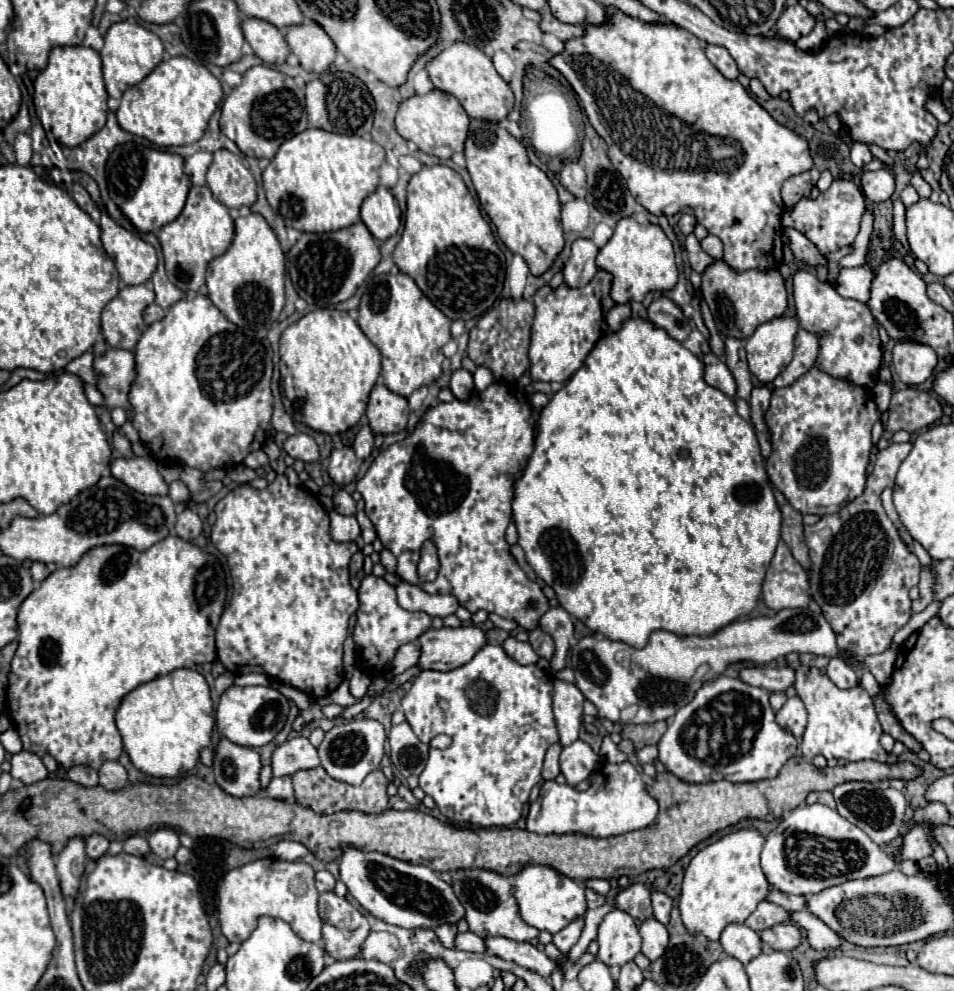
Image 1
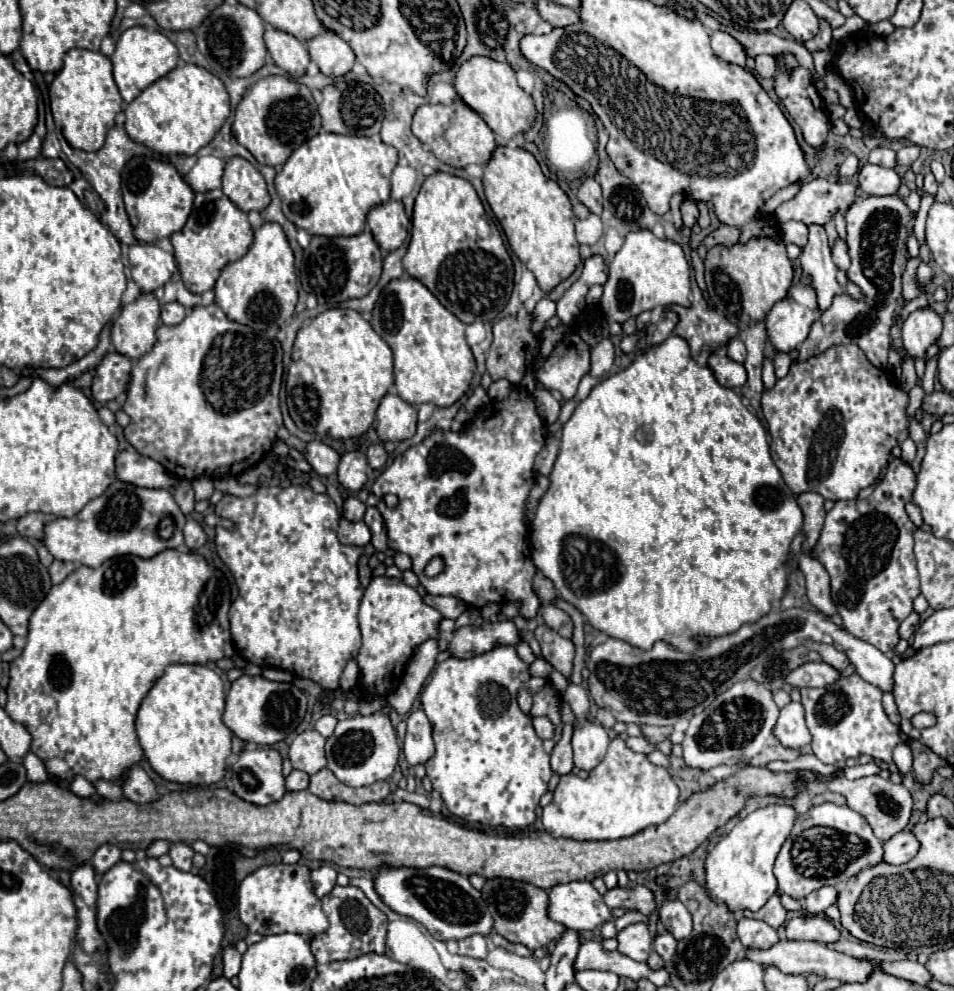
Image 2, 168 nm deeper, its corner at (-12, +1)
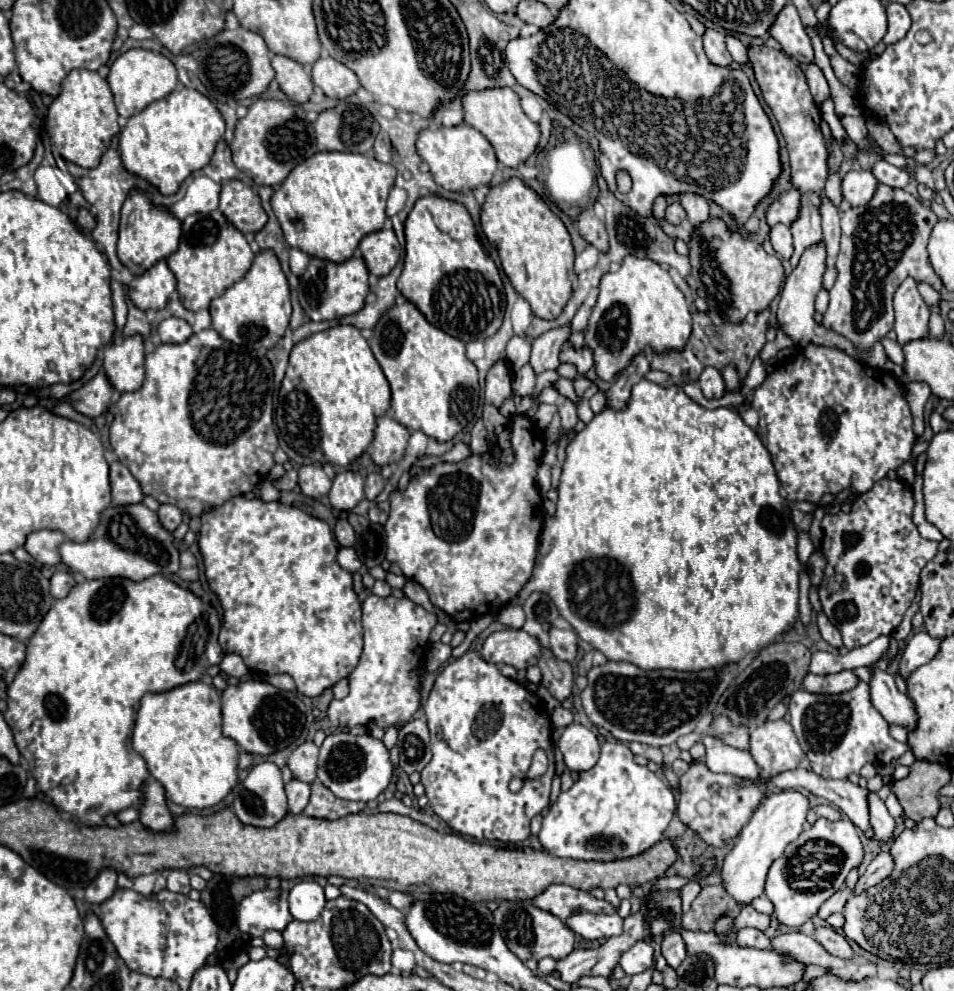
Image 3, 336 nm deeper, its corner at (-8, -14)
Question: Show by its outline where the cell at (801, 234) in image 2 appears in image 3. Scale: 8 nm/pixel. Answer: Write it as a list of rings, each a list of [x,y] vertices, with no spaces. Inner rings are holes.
[[[787,225],[771,227],[771,243],[773,243],[775,253],[781,259],[789,259],[793,255],[793,239],[791,239],[791,231]]]

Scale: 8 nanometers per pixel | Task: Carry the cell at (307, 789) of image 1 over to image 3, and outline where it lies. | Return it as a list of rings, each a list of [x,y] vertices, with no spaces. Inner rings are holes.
[[[313,781],[311,783],[311,799],[305,807],[305,815],[309,817],[319,817],[319,819],[339,819],[349,813],[359,813],[363,811],[365,805],[359,801],[345,801],[345,799],[335,799],[323,783]]]

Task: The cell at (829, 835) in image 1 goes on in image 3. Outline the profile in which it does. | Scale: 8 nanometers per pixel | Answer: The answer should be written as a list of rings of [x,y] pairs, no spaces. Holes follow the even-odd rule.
[[[817,819],[799,835],[799,839],[787,845],[785,853],[773,861],[769,869],[765,895],[775,905],[775,917],[783,925],[801,927],[835,891],[839,891],[847,873],[863,863],[863,855],[859,831],[849,819]]]

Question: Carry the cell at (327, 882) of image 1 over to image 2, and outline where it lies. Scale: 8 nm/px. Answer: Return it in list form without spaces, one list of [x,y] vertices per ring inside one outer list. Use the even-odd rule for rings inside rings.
[[[323,864],[319,866],[317,870],[311,870],[311,884],[313,884],[313,892],[323,898],[325,894],[329,894],[335,886],[335,880],[337,880],[337,872],[335,868],[331,868],[329,864]]]

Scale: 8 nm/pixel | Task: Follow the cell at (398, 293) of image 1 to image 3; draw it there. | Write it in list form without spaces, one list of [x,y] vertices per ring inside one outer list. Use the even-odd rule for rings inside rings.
[[[405,301],[403,305],[393,305],[391,309],[387,309],[373,329],[369,347],[391,385],[393,417],[409,431],[419,429],[425,435],[435,437],[437,441],[449,441],[475,419],[479,403],[479,383],[477,369],[465,355],[465,343],[431,325],[413,303]]]

